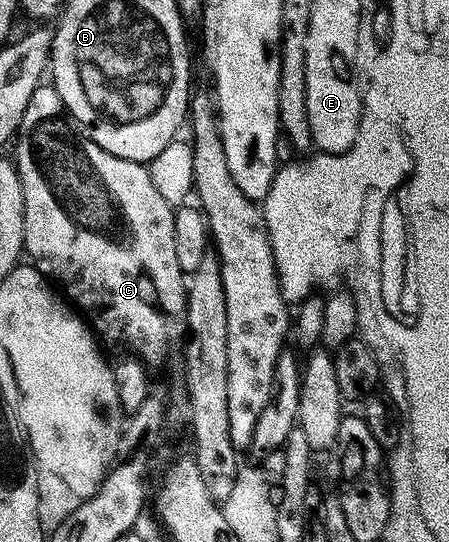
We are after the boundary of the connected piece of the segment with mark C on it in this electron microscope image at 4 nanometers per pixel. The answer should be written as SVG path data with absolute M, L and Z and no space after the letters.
M40 86L37 94L33 94L33 102L29 102L29 110L19 128L18 144L17 167L21 186L25 190L25 252L29 260L31 256L30 263L42 276L47 277L48 281L54 282L62 289L66 299L82 313L88 325L97 333L100 341L108 340L109 343L116 344L119 348L132 348L135 351L132 353L148 366L165 363L170 358L175 343L179 339L182 341L189 332L187 324L189 280L181 268L180 259L177 258L176 209L169 202L165 202L165 198L161 198L157 186L153 186L150 167L122 160L101 150L101 146L92 142L75 123L75 119L67 113L65 102L60 98L59 92L54 86Z

